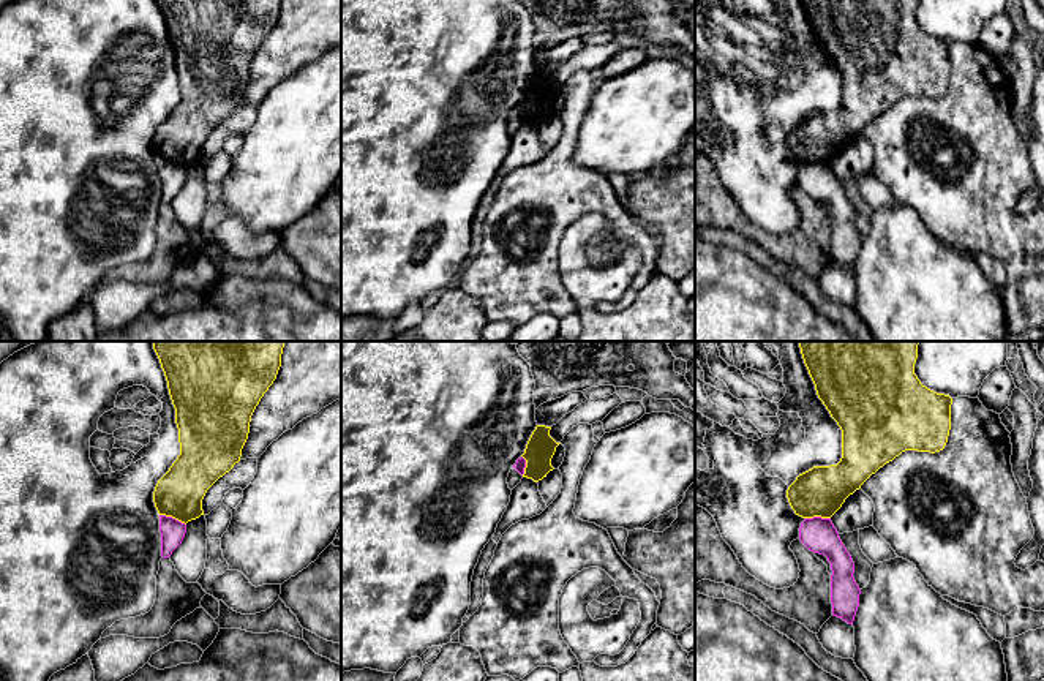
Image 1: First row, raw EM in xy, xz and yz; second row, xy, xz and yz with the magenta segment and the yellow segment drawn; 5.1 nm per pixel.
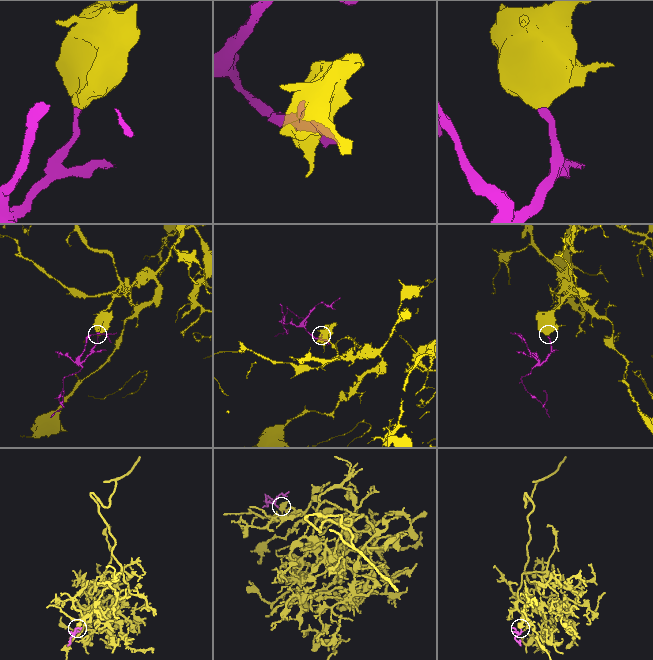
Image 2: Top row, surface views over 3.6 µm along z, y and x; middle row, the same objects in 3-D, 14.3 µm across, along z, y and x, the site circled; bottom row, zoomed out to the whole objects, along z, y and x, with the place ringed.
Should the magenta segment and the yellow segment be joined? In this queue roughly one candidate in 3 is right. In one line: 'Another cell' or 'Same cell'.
Another cell

